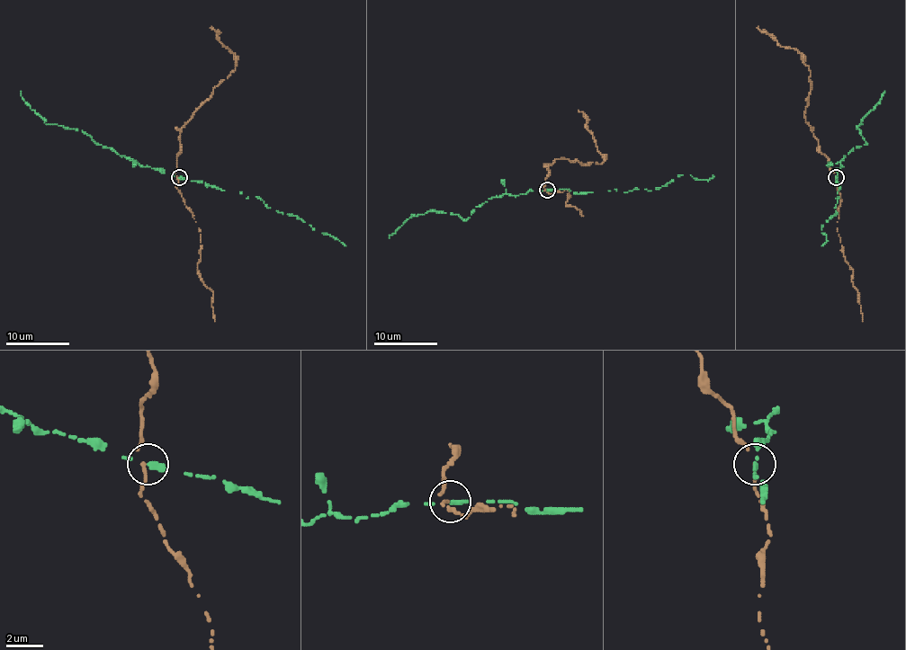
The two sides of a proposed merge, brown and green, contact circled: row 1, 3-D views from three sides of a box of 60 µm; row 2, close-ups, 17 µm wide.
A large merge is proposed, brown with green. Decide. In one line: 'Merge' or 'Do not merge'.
Do not merge

